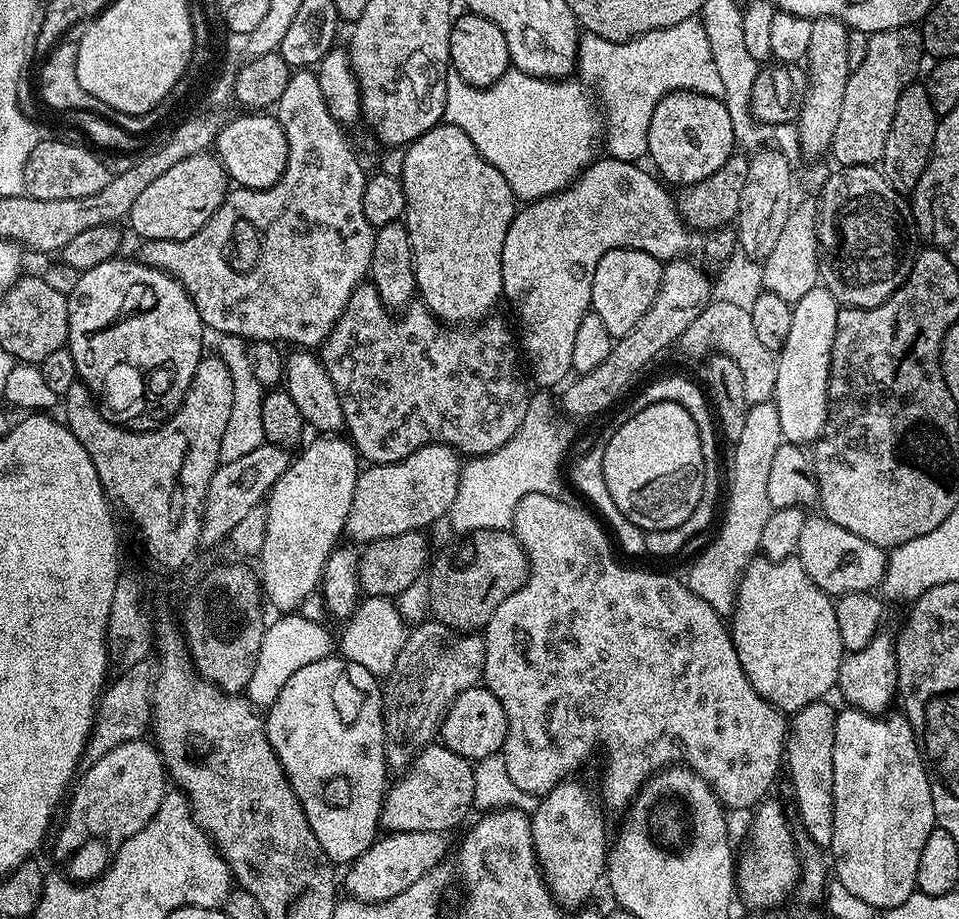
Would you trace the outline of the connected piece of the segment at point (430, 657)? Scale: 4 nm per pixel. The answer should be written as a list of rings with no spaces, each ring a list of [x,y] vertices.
[[[435,618],[425,619],[417,623],[409,631],[408,640],[402,646],[394,662],[394,668],[382,684],[384,697],[384,756],[388,760],[389,769],[400,774],[416,759],[422,749],[437,739],[440,726],[444,723],[444,715],[458,694],[468,688],[477,687],[484,675],[484,638],[483,635],[471,632],[458,632],[456,629],[441,624]]]

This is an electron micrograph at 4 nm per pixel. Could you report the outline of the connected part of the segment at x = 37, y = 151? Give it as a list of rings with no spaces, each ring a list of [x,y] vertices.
[[[40,139],[34,150],[31,150],[30,158],[26,158],[25,193],[39,200],[86,198],[98,194],[98,190],[102,190],[102,186],[106,186],[106,182],[112,180],[114,172],[95,156],[96,152],[91,147],[88,148],[83,148],[80,144],[71,144],[68,140]]]

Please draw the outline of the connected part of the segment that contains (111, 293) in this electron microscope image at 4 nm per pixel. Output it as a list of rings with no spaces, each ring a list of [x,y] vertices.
[[[139,258],[120,259],[98,262],[98,266],[81,272],[78,286],[67,296],[66,348],[74,358],[77,377],[87,384],[89,392],[99,397],[111,419],[133,432],[149,432],[165,424],[180,409],[198,362],[206,352],[206,329],[188,291],[173,276],[159,272]]]

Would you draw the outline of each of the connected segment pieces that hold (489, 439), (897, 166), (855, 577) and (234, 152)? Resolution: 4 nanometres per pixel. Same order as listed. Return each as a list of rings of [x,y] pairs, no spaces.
[[[371,282],[359,284],[354,290],[354,294],[350,294],[350,302],[346,302],[346,310],[342,310],[334,330],[324,339],[318,352],[320,361],[326,366],[326,374],[330,374],[330,382],[334,382],[334,390],[338,390],[338,398],[342,402],[346,436],[356,447],[357,453],[369,465],[389,464],[414,454],[414,450],[427,444],[449,444],[451,448],[456,449],[457,453],[473,458],[489,455],[504,443],[510,442],[514,438],[515,431],[523,422],[530,397],[530,384],[526,379],[525,369],[522,367],[522,352],[514,339],[513,329],[511,332],[502,321],[492,320],[493,318],[485,319],[467,330],[460,326],[445,326],[420,302],[413,303],[407,311],[397,315],[400,316],[397,320],[392,316],[395,315],[385,308],[382,298],[378,298],[378,290]]]
[[[913,82],[909,88],[902,90],[902,98],[898,98],[898,110],[894,110],[894,122],[886,138],[882,161],[884,177],[890,186],[894,186],[894,190],[910,194],[918,186],[918,178],[922,178],[932,157],[937,119],[936,112],[930,106],[930,94],[923,83]]]
[[[822,514],[815,515],[805,519],[798,538],[796,556],[802,570],[833,598],[879,589],[888,565],[885,549],[874,546],[874,542],[866,542],[866,538],[858,538],[858,534],[850,534],[850,530],[842,530],[838,522],[830,522]]]
[[[240,114],[237,120],[225,123],[216,136],[214,154],[228,172],[228,179],[241,188],[269,188],[282,178],[288,161],[288,143],[279,120],[272,114]]]

